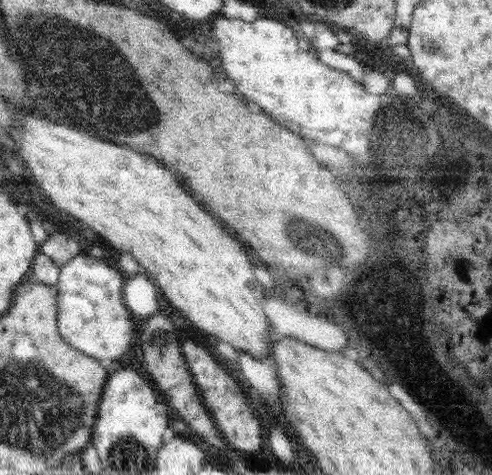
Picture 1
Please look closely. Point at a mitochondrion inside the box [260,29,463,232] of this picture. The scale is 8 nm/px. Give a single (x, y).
(386, 138)

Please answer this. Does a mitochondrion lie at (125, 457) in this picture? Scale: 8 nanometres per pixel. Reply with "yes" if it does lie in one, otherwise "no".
yes

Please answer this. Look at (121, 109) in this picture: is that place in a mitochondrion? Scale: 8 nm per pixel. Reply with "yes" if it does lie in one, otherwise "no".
yes

